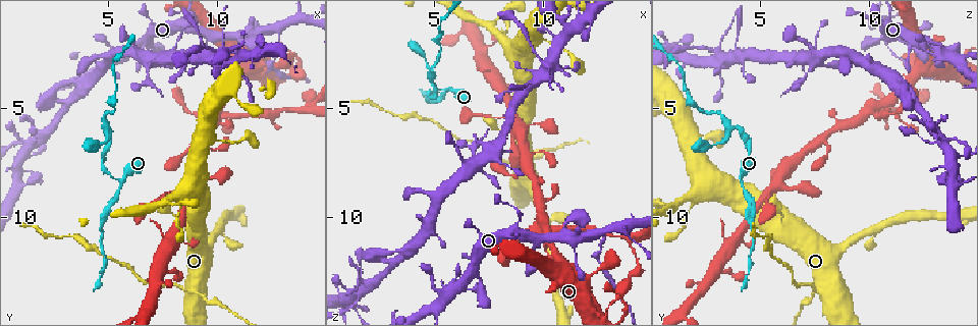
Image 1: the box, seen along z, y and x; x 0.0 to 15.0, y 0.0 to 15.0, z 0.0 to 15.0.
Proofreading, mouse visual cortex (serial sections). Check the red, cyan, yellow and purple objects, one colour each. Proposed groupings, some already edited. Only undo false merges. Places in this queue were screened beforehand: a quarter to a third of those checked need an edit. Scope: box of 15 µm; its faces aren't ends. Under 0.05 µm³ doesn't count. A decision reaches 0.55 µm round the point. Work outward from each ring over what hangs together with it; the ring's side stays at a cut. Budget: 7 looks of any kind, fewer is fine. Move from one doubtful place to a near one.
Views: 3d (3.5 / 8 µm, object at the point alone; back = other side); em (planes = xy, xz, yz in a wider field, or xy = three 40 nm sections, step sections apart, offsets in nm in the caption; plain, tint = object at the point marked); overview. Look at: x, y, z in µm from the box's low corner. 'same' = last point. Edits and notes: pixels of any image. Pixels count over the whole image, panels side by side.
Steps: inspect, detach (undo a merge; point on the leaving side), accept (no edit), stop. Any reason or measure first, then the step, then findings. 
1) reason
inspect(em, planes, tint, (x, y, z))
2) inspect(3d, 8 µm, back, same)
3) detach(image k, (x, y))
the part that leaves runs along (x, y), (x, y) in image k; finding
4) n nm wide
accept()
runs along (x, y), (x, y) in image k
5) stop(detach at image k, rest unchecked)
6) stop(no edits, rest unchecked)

three arms meet
inspect(3d, 3.5 µm, (5.7, 8.3, 4.1))

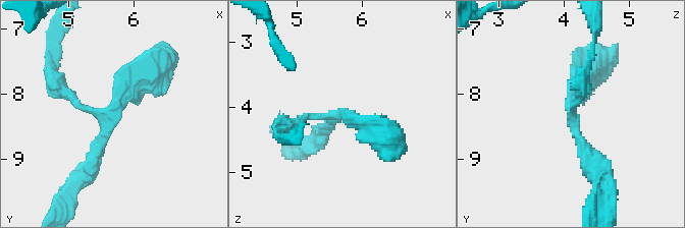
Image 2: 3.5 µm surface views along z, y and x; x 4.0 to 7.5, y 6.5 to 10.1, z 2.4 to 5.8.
3 arms; arms of 150, 250, 450 nm
inspect(em, xy, step 2, plain, (5.60, 8.25, 4.15))

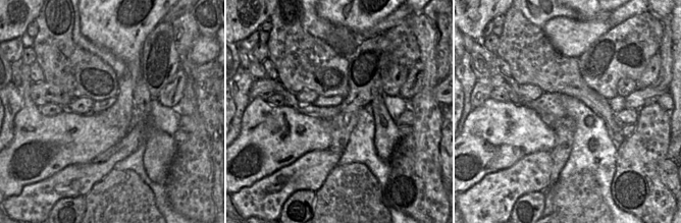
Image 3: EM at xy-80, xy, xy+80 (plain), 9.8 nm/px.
with the object marked
inspect(em, xy, step 2, tint, same)

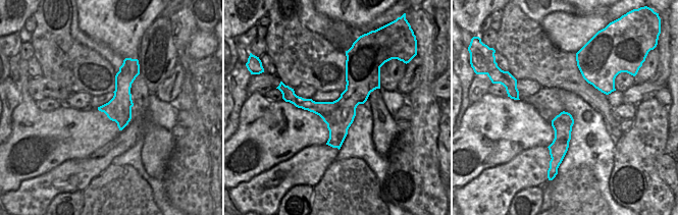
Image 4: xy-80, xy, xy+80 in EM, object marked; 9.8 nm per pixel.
300 nm wide
accept()
runs along (350, 54), (354, 95), (334, 145) in image 4; all the same cell

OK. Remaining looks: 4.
abrupt turn
inspect(3d, 3.5 µm, (10.2, 5.0, 10.8))

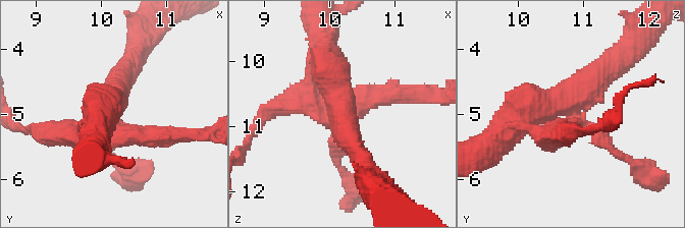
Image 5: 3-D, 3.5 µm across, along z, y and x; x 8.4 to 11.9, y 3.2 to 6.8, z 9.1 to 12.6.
detach(image 5, (549, 139))
the part that leaves runs along (574, 118), (567, 130), (550, 133) in image 5; a second cell is stuck on

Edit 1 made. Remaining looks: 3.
inspect(overview)

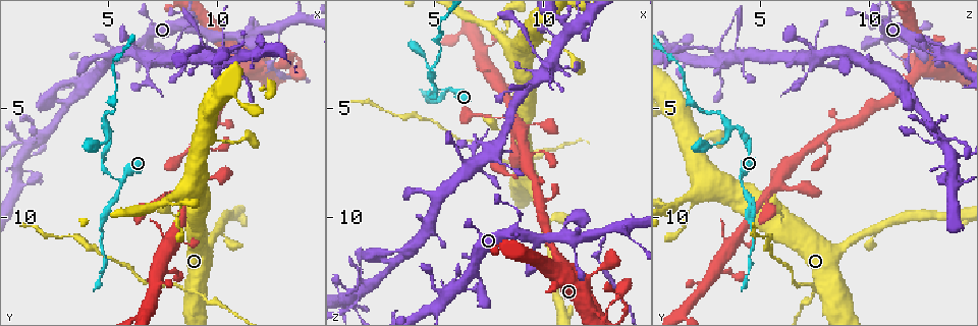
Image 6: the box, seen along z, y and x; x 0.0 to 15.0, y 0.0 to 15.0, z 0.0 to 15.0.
inspect(3d, 3.5 µm, (8.6, 1.1, 10.8))

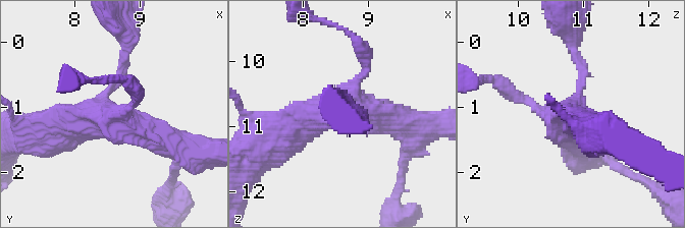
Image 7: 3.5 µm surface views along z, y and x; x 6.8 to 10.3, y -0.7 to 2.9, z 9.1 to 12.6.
4 arms; arms of 150, 150, 400, 450 nm
inspect(em, xy, step 2, tint, same)

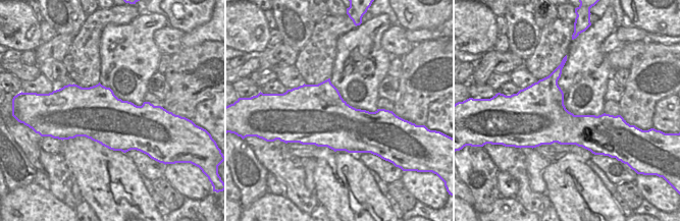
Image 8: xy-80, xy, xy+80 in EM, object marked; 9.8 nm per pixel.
accept()
runs along (52, 128), (105, 115), (174, 144) in image 7; all the same cell

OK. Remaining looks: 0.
stop(detach at image 5, rest unchecked)

